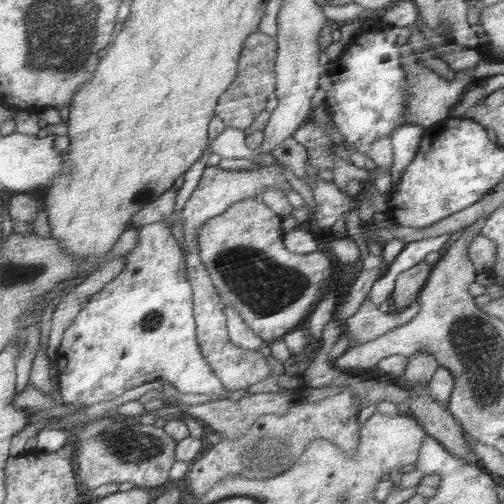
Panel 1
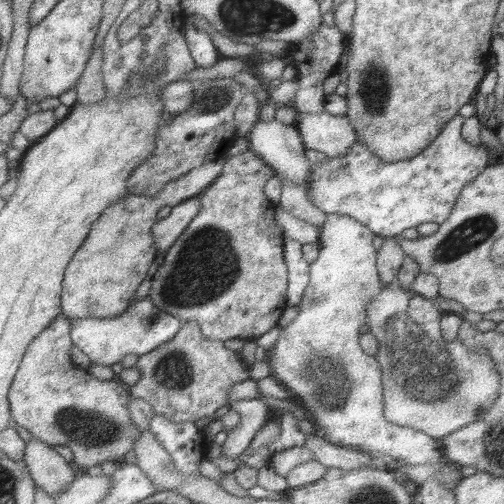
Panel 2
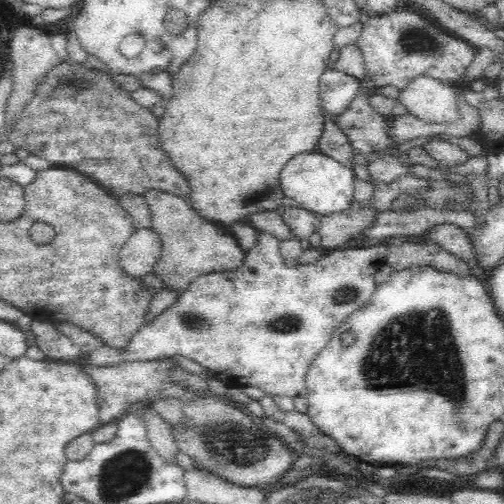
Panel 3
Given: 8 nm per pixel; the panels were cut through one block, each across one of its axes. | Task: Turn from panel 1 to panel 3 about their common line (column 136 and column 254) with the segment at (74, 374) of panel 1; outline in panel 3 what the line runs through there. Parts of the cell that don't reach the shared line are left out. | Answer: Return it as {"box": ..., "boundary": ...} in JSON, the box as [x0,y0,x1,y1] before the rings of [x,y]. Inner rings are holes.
{"box":[88,232,388,416],"boundary":[[[260,232],[260,242],[254,250],[248,252],[246,264],[236,272],[214,272],[204,274],[192,282],[188,292],[184,292],[172,308],[160,314],[150,326],[142,326],[134,340],[122,350],[102,348],[90,354],[88,364],[94,366],[118,366],[122,362],[156,362],[162,356],[186,356],[198,368],[204,368],[218,382],[224,382],[228,388],[260,388],[266,396],[292,398],[296,412],[308,416],[308,388],[306,376],[312,362],[326,348],[336,334],[336,328],[348,320],[348,316],[366,308],[366,304],[376,294],[374,274],[386,264],[388,242],[370,248],[348,248],[348,250],[328,250],[312,264],[300,264],[298,268],[286,268],[284,258],[278,254],[278,240],[270,234]]]}

